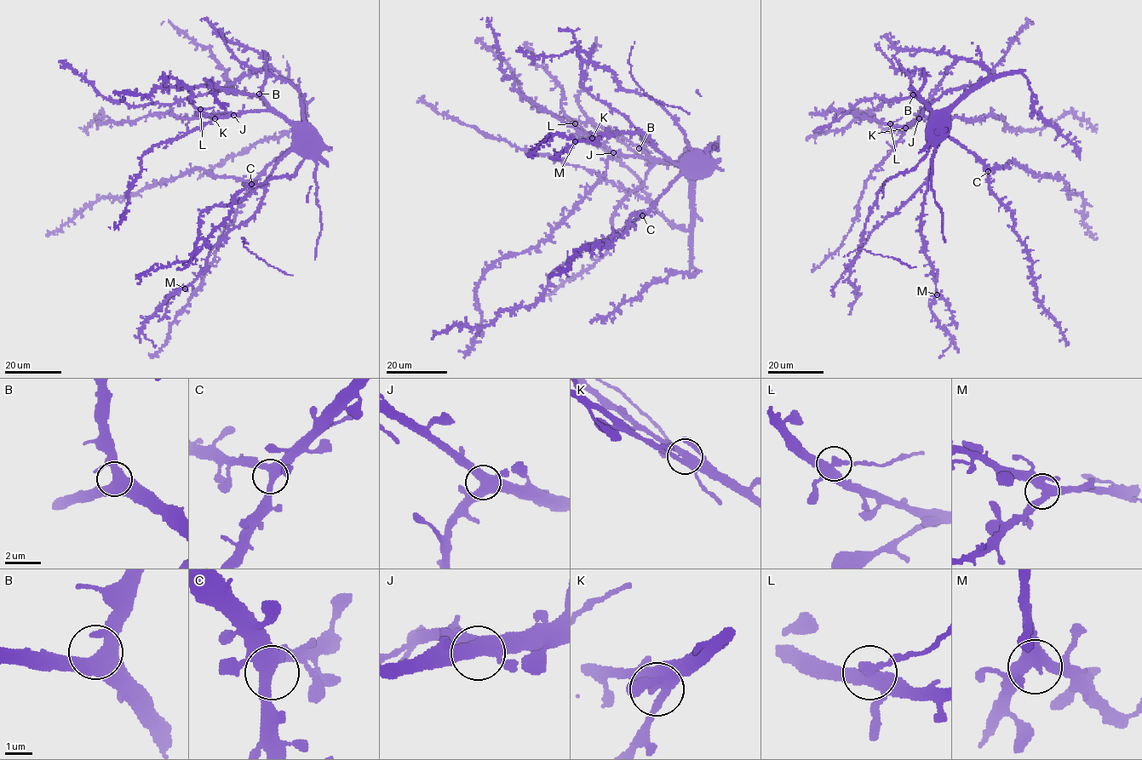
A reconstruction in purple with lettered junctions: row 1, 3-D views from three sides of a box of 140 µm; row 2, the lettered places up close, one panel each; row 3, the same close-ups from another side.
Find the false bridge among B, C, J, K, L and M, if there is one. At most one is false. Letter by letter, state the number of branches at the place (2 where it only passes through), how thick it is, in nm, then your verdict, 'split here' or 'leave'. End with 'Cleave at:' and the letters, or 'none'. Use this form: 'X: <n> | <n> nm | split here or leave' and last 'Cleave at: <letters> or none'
B: 4 | 440 nm | leave
C: 4 | 420 nm | leave
J: 4 | 480 nm | leave
K: 4 | 440 nm | leave
L: 4 | 380 nm | split here
M: 4 | 440 nm | leave
Cleave at: L

